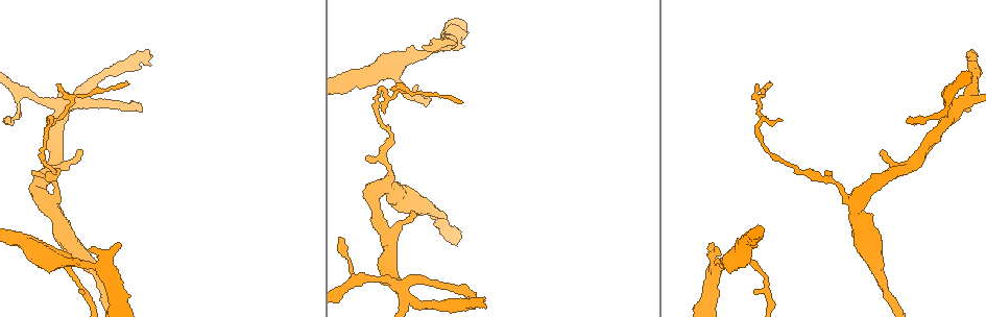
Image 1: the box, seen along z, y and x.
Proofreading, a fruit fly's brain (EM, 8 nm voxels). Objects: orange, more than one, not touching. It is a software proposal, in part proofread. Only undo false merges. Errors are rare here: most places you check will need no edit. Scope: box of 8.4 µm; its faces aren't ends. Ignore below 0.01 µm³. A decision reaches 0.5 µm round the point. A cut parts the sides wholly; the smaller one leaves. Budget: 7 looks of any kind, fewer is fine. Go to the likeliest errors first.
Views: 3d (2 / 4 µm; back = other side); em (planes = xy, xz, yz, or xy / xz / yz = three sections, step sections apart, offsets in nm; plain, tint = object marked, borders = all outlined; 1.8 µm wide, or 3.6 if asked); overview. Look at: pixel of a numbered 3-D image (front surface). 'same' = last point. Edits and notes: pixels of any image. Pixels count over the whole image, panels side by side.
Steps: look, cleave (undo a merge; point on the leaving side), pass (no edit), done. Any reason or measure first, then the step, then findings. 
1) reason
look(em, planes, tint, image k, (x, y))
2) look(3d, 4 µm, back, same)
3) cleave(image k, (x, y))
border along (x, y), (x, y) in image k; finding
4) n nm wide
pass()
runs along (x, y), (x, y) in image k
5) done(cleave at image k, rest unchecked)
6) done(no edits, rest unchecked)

sharp bend
look(em, planes, borders, image 1, (956, 108))

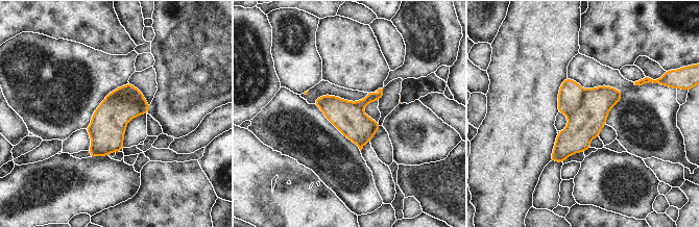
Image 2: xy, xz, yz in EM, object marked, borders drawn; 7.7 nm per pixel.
240 nm wide
cleave(image 2, (128, 92))
border along (104, 99), (124, 98), (145, 112) in image 2; two cells meet here

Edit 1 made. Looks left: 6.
two arms in line, one across
look(3d, 4 µm, image 1, (734, 259))

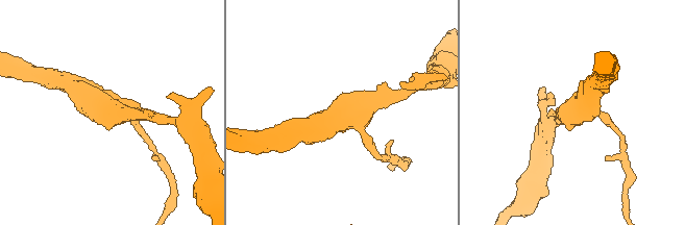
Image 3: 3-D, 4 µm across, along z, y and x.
look(em, planes, plain, image 3, (112, 112))

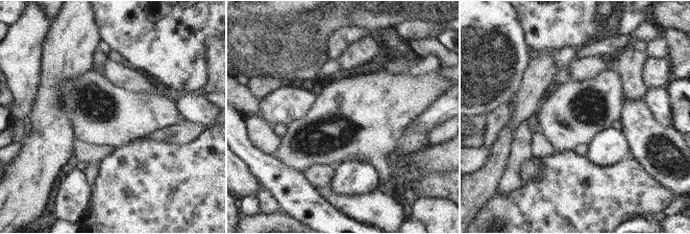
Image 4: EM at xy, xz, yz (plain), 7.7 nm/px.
where the object lies
look(em, planes, tint, same)

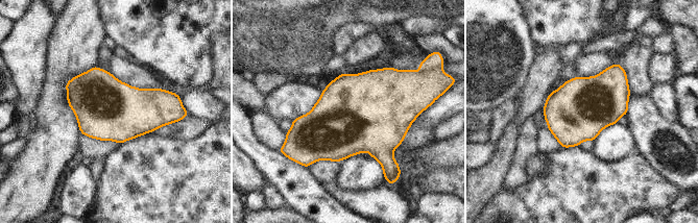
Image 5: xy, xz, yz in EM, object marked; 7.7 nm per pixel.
pass()
all the same cell

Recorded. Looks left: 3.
arms part here
look(3d, 4 µm, image 1, (51, 205))

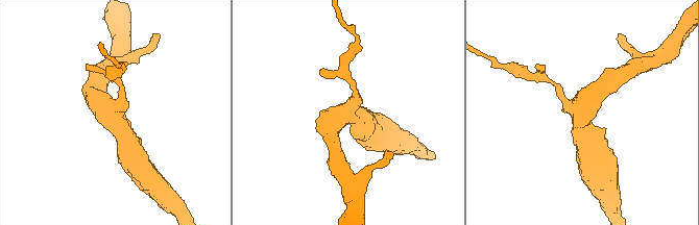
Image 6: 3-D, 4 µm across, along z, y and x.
3 arms
look(em, planes, tint, image 6, (115, 115))

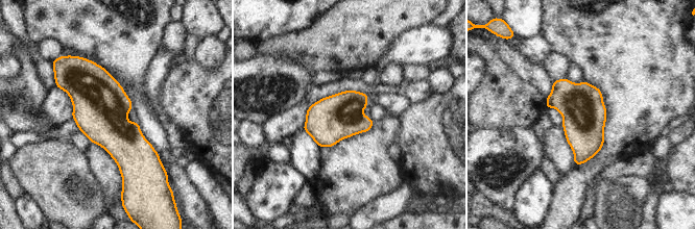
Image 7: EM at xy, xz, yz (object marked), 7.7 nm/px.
340 nm wide
pass()
one cell here

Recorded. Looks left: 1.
done(cleave at image 2, rest unchecked)

